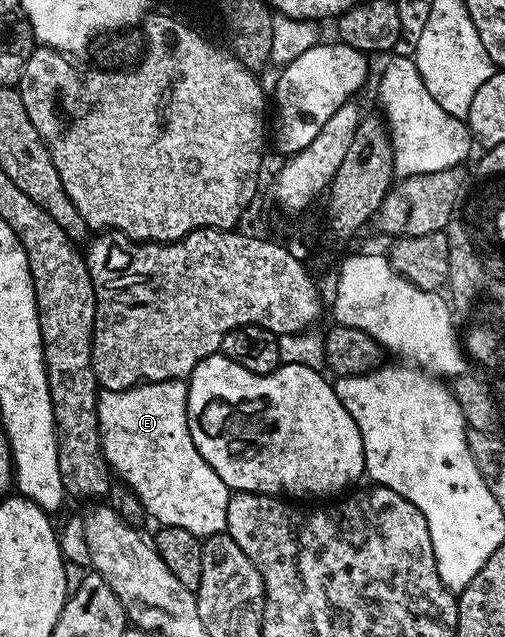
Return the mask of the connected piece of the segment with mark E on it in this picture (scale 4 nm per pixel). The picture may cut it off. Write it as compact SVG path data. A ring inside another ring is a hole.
M170 379L169 381L161 381L160 383L139 383L136 387L130 387L124 391L100 390L97 417L99 418L99 436L101 437L101 445L103 446L103 456L107 459L108 467L117 476L118 482L122 486L128 487L133 493L137 493L141 505L146 509L148 516L152 520L156 519L156 524L164 527L189 529L189 533L200 537L208 537L226 532L227 510L229 509L229 501L233 492L230 487L225 485L225 481L221 481L221 477L217 477L217 473L207 464L205 457L201 457L201 453L189 433L189 421L187 420L187 383L184 380Z

